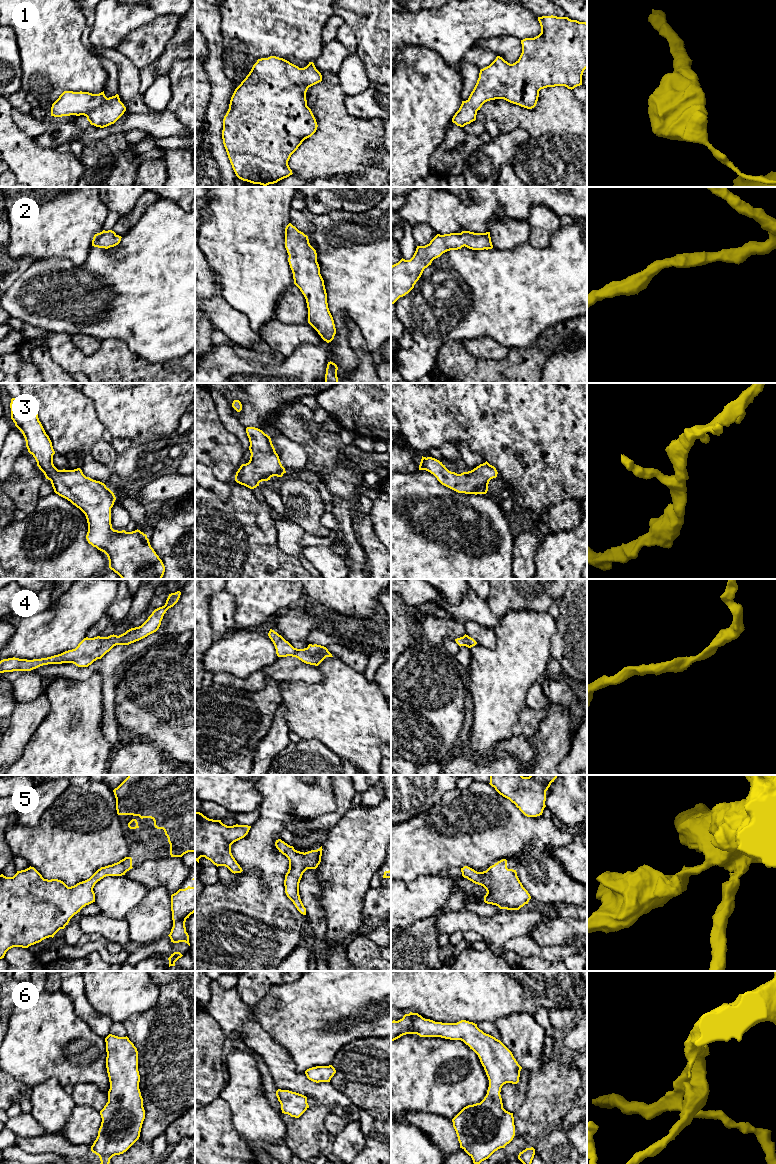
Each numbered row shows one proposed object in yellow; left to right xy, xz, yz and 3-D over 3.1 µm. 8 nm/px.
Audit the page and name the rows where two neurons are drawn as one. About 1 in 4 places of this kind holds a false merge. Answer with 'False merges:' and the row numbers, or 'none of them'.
False merges: none of them

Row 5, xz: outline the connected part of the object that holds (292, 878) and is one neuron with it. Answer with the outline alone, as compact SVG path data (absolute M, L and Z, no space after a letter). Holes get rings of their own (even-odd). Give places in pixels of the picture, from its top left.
M281 839L276 840L276 848L285 855L289 860L289 869L285 875L284 886L287 897L293 902L297 910L306 915L304 907L299 895L299 883L303 873L307 869L316 869L321 862L322 846L317 850L308 852L300 852L288 845Z

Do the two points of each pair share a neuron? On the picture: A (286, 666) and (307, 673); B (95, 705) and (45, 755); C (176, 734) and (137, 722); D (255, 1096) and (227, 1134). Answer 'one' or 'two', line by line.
A: one
B: one
C: one
D: two

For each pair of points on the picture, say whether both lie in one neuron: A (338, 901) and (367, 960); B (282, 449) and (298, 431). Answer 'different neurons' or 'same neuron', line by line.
A: different neurons
B: different neurons

